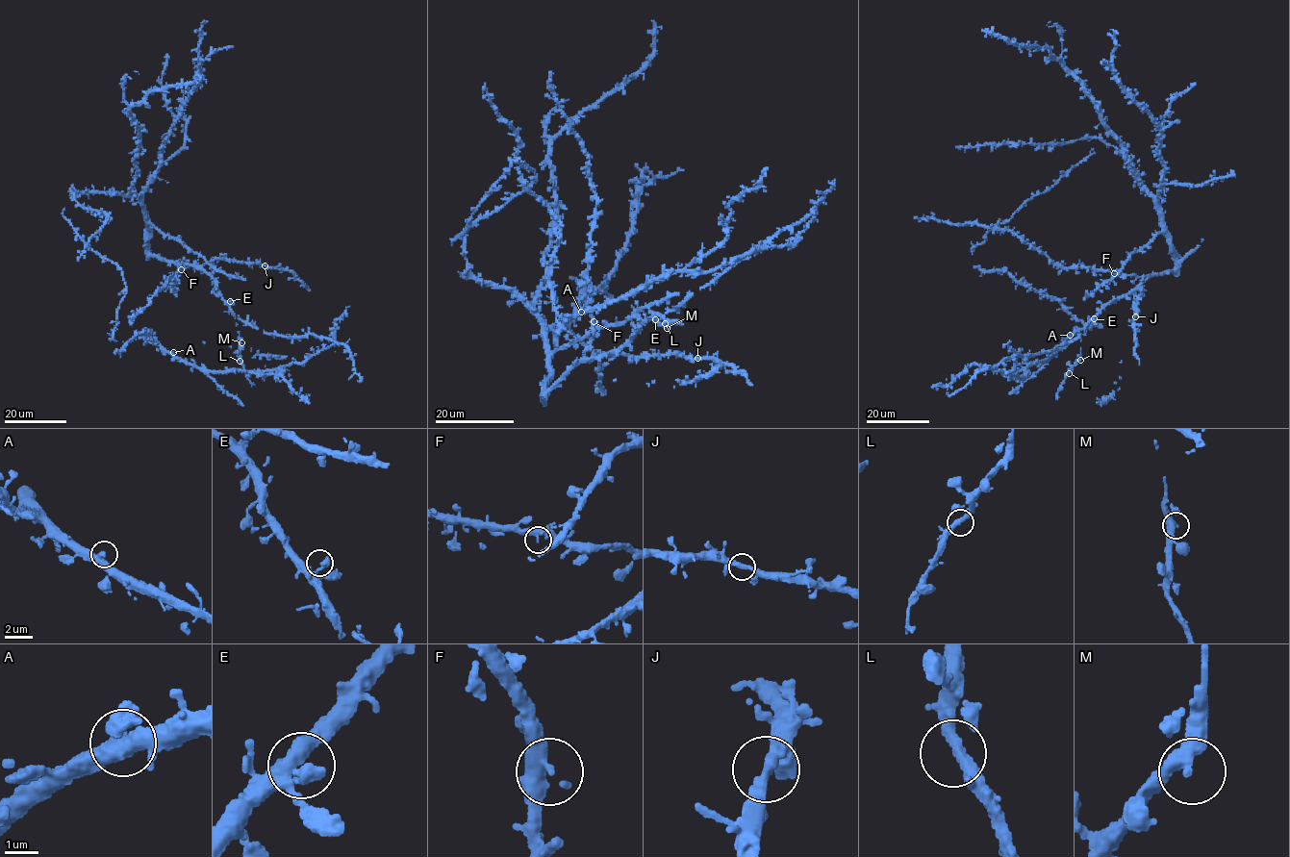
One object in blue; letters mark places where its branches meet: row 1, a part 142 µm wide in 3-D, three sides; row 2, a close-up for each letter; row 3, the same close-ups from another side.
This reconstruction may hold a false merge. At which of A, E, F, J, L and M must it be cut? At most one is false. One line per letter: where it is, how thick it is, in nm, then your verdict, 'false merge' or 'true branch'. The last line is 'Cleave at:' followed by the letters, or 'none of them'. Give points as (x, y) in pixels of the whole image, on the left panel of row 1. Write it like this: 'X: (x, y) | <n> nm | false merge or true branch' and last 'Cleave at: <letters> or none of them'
A: (173, 352) | 320 nm | true branch
E: (230, 301) | 320 nm | true branch
F: (181, 269) | 360 nm | true branch
J: (265, 265) | 320 nm | true branch
L: (240, 361) | 340 nm | true branch
M: (241, 342) | 360 nm | true branch
Cleave at: none of them

